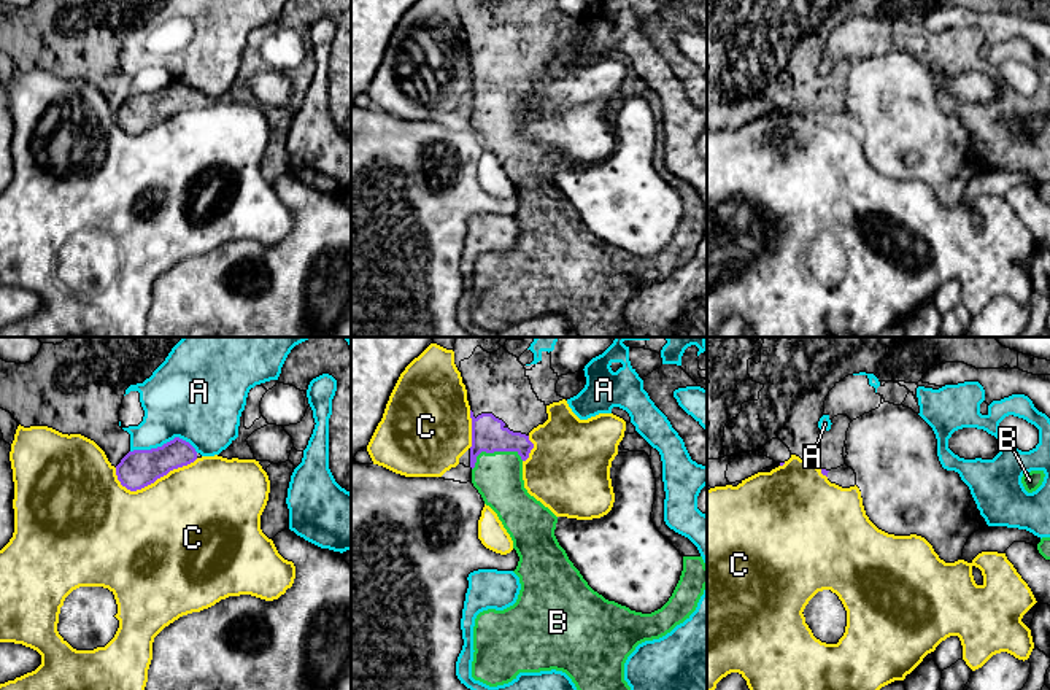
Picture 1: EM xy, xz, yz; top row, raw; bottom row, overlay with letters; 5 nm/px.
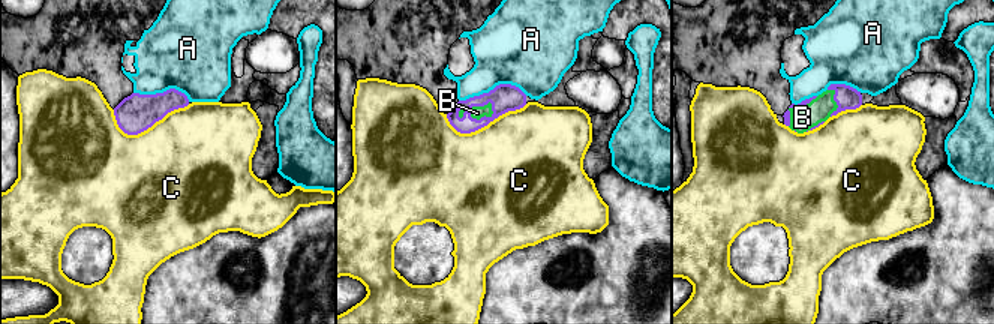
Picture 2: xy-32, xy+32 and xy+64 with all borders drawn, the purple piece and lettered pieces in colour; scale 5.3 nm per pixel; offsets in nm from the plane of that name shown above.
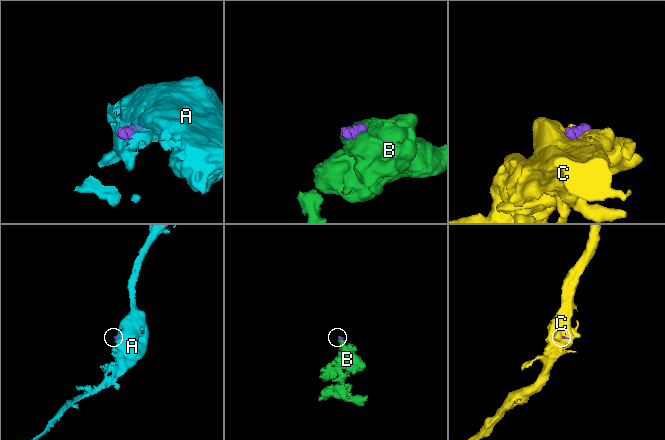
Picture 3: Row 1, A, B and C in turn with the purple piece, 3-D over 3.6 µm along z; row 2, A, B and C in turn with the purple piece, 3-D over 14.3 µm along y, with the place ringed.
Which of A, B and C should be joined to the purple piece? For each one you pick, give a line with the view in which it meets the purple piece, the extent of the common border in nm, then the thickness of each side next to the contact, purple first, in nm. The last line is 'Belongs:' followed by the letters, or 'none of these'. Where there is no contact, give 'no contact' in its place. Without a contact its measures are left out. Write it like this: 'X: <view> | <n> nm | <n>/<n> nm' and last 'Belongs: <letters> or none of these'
B: xz | 260 nm | 180/240 nm
Belongs: B

